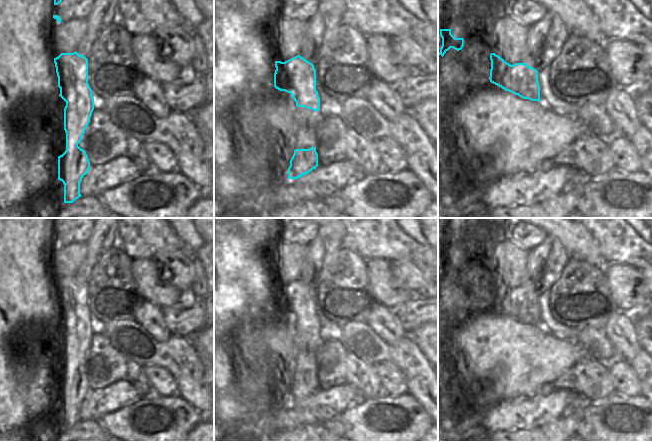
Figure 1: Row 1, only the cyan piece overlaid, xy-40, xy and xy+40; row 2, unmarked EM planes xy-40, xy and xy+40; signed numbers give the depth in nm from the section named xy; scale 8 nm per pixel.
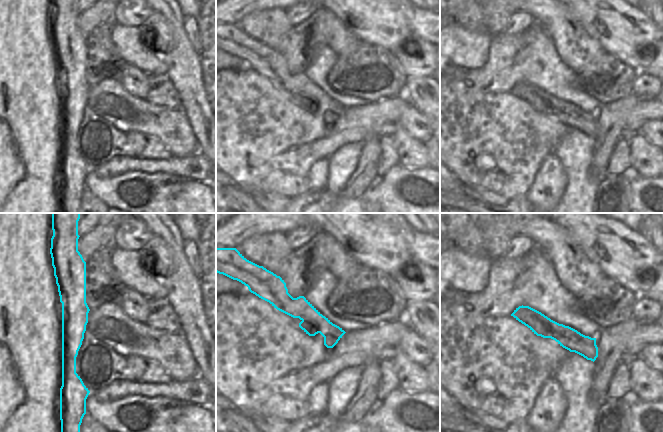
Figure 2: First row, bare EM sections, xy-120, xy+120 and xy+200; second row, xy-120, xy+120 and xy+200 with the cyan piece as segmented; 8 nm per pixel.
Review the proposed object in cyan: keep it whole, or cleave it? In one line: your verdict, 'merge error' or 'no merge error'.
merge error

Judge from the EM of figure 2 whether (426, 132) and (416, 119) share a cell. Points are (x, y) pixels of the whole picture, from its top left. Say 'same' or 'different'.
same

